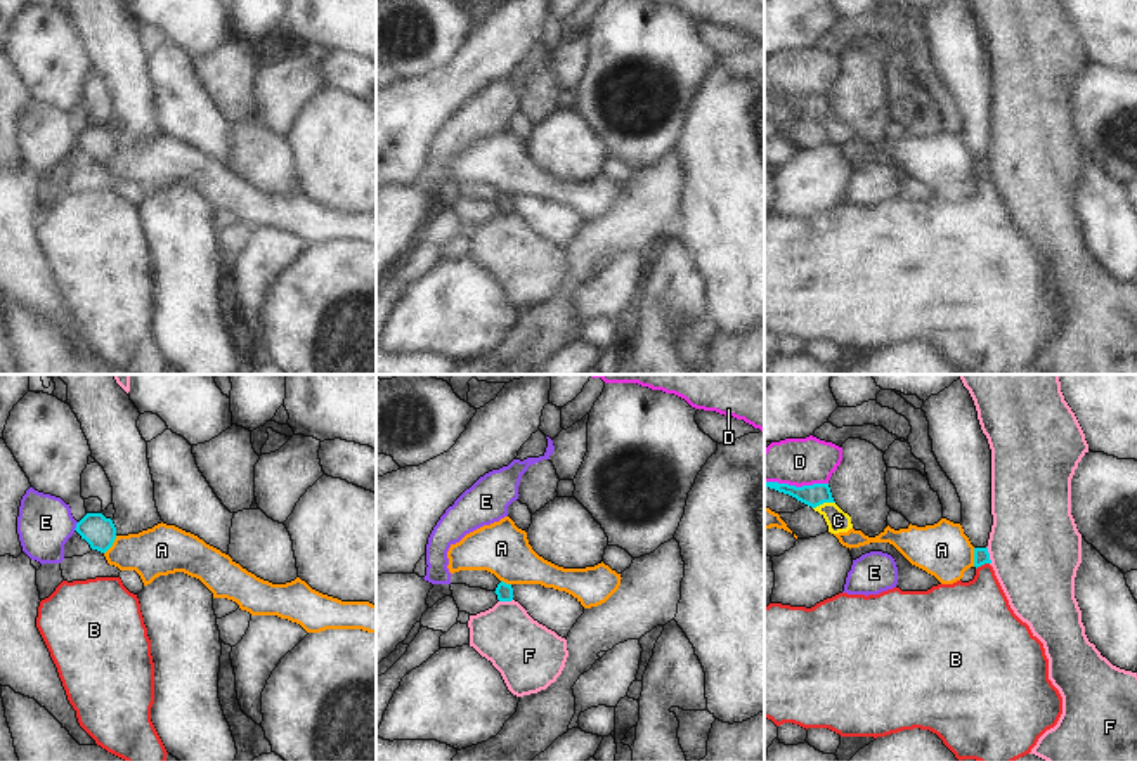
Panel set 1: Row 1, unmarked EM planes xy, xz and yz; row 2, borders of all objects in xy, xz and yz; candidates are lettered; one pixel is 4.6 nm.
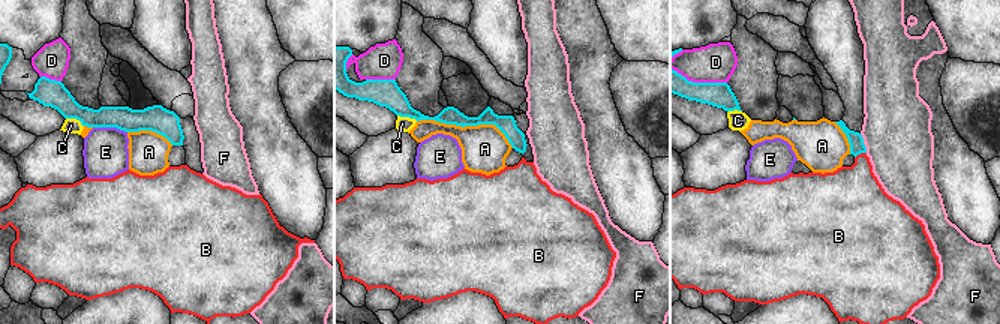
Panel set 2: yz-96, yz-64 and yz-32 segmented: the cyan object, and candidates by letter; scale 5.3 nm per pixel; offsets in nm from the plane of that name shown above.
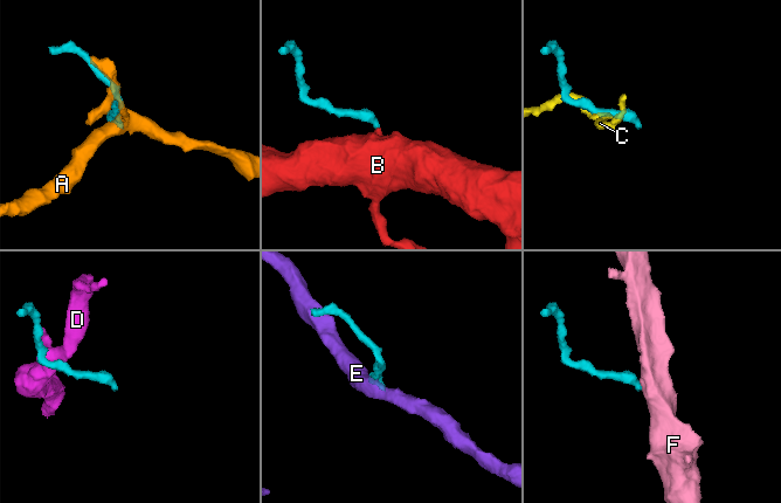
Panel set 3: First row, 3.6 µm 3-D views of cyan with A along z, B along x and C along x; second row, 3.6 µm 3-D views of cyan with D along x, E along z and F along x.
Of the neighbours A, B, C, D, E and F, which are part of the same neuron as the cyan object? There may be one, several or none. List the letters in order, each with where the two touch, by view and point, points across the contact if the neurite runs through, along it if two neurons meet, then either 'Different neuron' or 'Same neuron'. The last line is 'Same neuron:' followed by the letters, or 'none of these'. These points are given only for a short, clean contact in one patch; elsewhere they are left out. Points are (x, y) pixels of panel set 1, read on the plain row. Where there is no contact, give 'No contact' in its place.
A: Touches cyan at yz (974, 169). Different neuron
B: Touches cyan at yz (981, 175). Path across: yz (981, 167), (981, 175), (981, 215), (976, 229). Same neuron
C: Touches cyan at yz (824, 113). Boundary: yz (834, 113), (824, 113), (813, 120). Different neuron
D: Touches cyan at yz (794, 97). Boundary: yz (765, 92), (792, 97), (827, 96). Different neuron
E: Touches cyan at xy (77, 137). Boundary: xy (78, 134), (73, 141). Different neuron
F: Touches cyan at yz (988, 167). Boundary: yz (987, 158), (990, 175). Different neuron
Same neuron: B.

